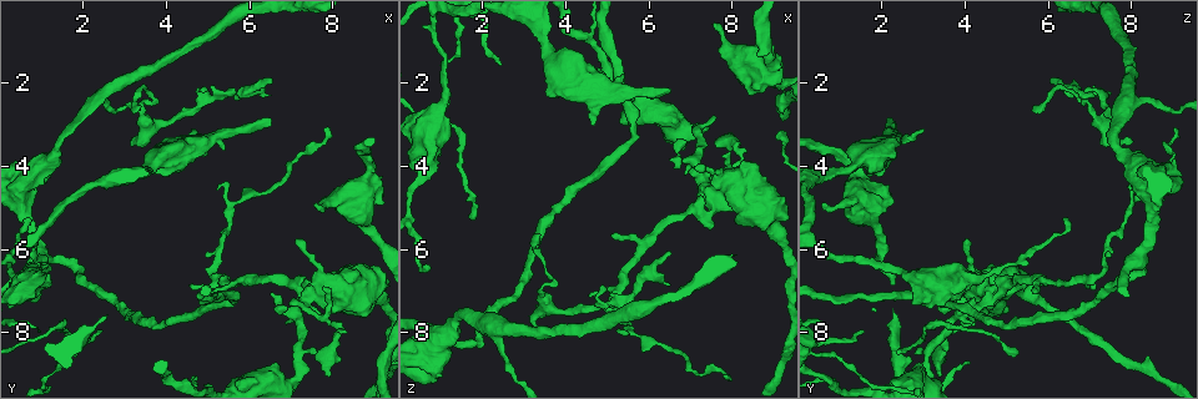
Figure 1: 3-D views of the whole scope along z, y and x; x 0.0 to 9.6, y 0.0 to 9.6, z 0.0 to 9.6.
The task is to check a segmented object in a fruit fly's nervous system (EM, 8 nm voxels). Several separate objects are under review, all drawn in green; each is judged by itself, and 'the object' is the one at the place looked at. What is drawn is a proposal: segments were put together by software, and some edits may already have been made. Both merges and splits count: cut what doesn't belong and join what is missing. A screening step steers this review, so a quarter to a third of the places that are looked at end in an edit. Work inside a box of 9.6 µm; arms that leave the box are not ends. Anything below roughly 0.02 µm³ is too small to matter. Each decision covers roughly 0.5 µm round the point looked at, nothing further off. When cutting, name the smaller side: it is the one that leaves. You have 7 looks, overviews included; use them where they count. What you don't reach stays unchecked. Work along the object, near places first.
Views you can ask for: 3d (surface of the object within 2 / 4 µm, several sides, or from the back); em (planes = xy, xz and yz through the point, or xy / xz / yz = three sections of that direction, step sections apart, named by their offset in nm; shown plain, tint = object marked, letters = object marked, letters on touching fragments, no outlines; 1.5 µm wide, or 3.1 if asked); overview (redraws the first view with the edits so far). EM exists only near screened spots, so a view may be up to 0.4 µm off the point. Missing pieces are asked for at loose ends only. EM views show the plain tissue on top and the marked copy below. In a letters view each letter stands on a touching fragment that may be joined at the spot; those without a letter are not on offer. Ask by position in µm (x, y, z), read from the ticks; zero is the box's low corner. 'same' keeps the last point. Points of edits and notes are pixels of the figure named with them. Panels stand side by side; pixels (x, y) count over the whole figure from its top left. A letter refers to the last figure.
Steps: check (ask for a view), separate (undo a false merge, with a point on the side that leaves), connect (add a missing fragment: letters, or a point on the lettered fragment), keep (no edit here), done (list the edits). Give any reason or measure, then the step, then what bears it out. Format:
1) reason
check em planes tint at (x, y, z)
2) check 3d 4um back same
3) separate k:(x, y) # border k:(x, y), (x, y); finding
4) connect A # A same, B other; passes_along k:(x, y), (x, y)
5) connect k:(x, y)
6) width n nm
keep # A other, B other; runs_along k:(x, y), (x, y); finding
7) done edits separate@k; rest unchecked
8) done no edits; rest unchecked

branch stops here
check em xy step 4 tint at (6.50, 1.95, 6.10)

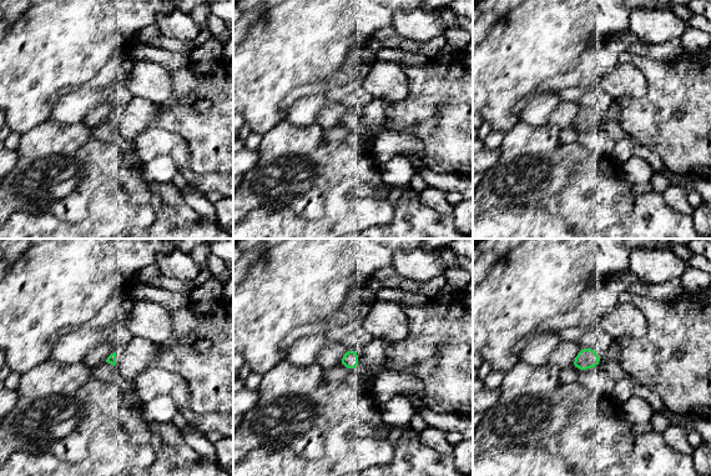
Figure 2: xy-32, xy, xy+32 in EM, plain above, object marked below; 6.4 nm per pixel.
cut it another way
check em planes letters same

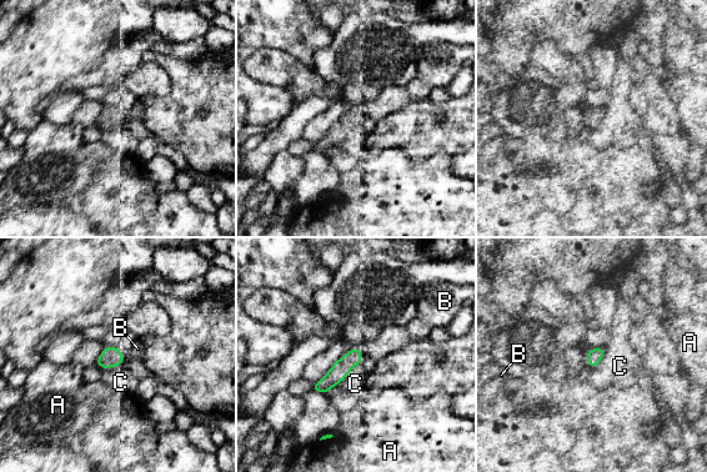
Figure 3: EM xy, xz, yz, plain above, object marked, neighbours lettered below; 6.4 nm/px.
width 110 nm
connect B # A other, B same, C other; it goes on there

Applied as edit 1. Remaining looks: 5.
check overview

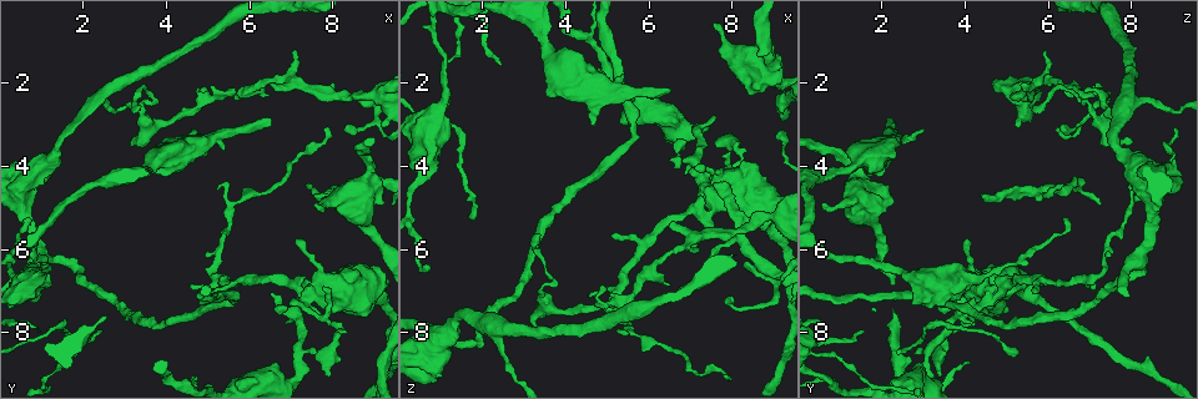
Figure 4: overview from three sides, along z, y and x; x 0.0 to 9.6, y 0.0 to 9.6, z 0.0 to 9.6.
check 3d 2um at (4.90, 2.10, 6.85)

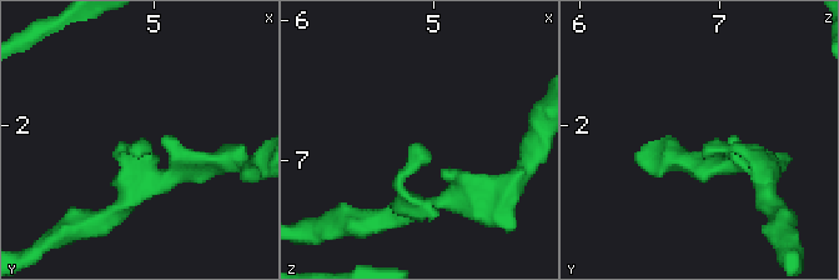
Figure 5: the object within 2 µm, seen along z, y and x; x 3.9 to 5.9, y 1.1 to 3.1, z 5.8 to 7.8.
arm_widths 170, 180 nm; shape alone is not enough
check em planes letters at (4.94, 2.16, 6.88)

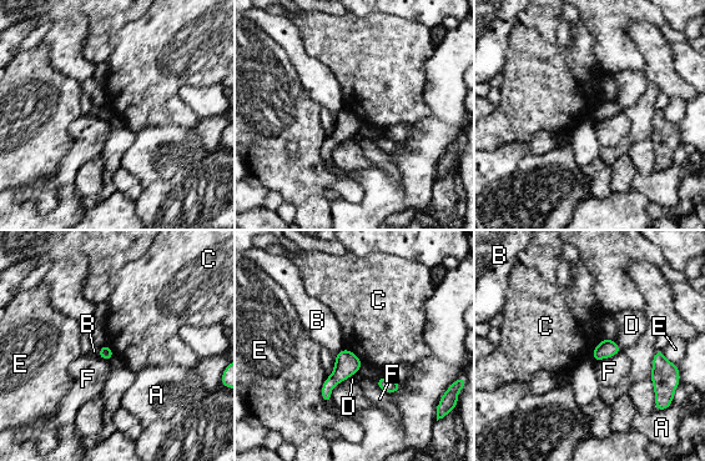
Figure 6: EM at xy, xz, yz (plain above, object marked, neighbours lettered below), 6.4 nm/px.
keep # A other, B other, C other, D other, E other, F other; border 6:(345, 347), (351, 350), (362, 364); none of them fits

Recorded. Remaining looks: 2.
a narrow waist
check em planes letters at (3.55, 4.10, 1.00)

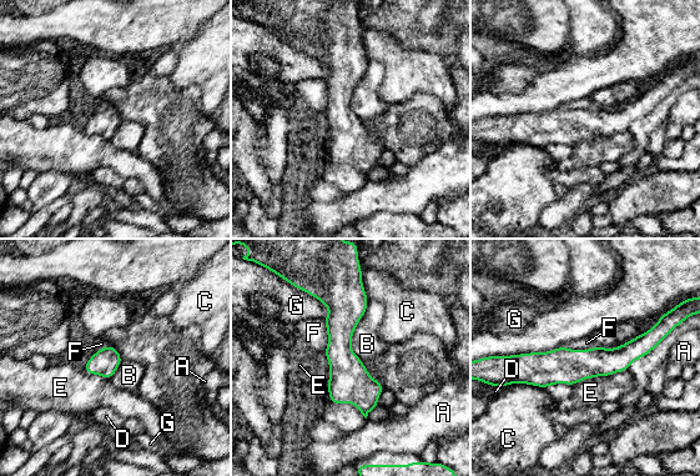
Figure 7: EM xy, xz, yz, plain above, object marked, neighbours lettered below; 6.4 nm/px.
keep # A other, B other, C other, D other, E other, F other, G other; border 7:(368, 300), (351, 344), (362, 361); continuous, no second cell

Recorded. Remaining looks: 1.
done edits connect@3; rest unchecked

